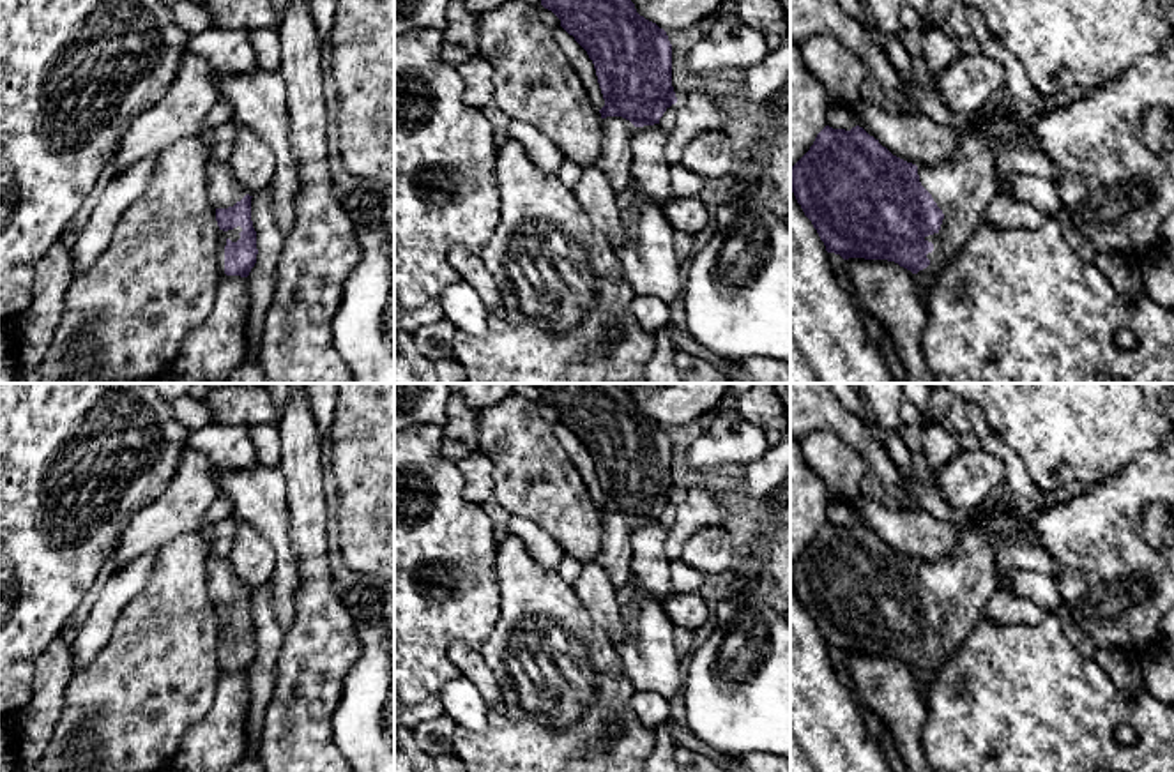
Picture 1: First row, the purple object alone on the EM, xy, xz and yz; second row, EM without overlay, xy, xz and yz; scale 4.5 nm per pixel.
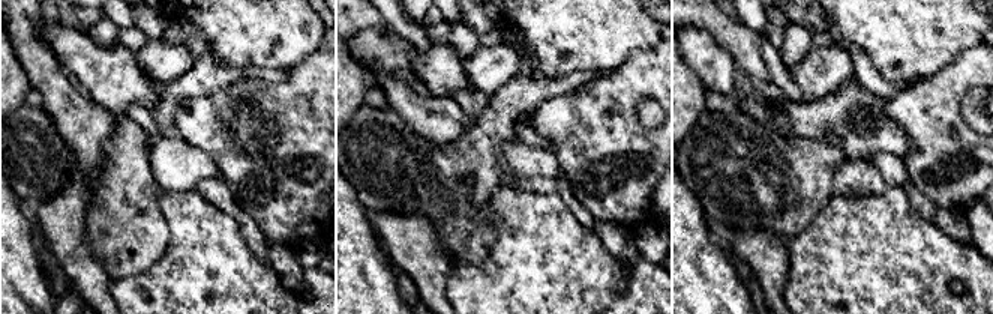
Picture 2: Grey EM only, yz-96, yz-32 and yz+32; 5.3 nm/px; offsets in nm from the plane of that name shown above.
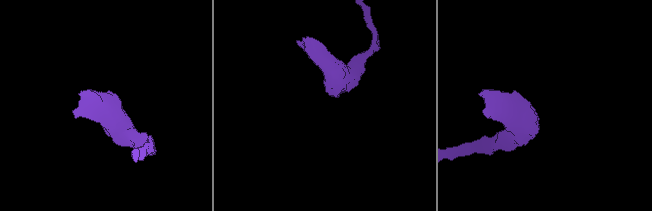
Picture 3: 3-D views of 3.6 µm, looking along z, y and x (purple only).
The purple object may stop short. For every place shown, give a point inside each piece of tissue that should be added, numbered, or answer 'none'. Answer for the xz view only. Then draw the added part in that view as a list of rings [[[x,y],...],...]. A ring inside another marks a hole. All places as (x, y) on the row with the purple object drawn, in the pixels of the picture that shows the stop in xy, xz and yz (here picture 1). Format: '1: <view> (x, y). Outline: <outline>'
1: xz (616, 159). Outline: [[[622,117],[603,118],[601,127],[601,155],[596,161],[596,166],[608,177],[614,191],[621,193],[631,180],[631,138],[637,127]]]

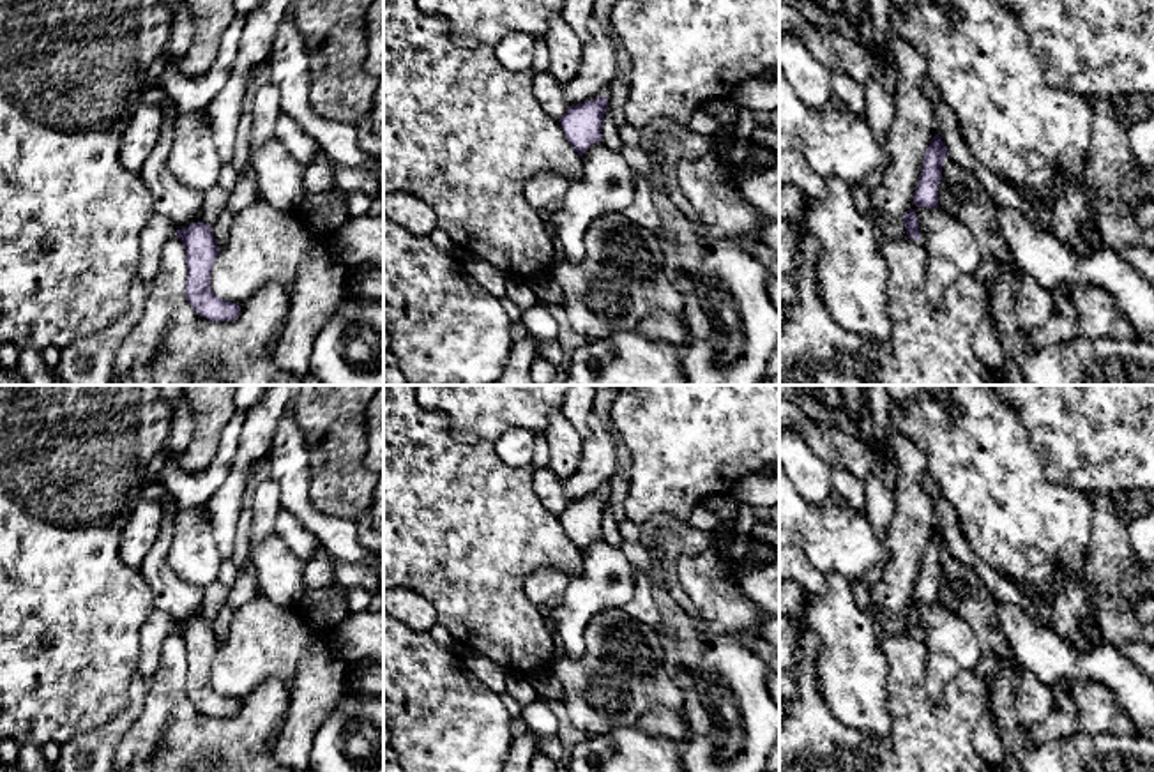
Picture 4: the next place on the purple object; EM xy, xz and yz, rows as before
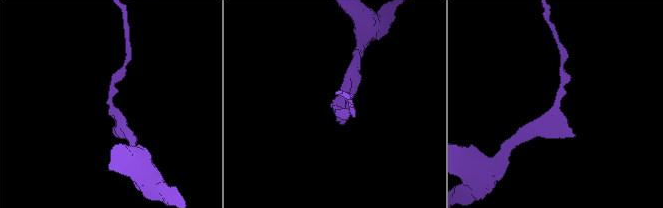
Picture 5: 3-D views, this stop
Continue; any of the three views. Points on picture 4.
none

